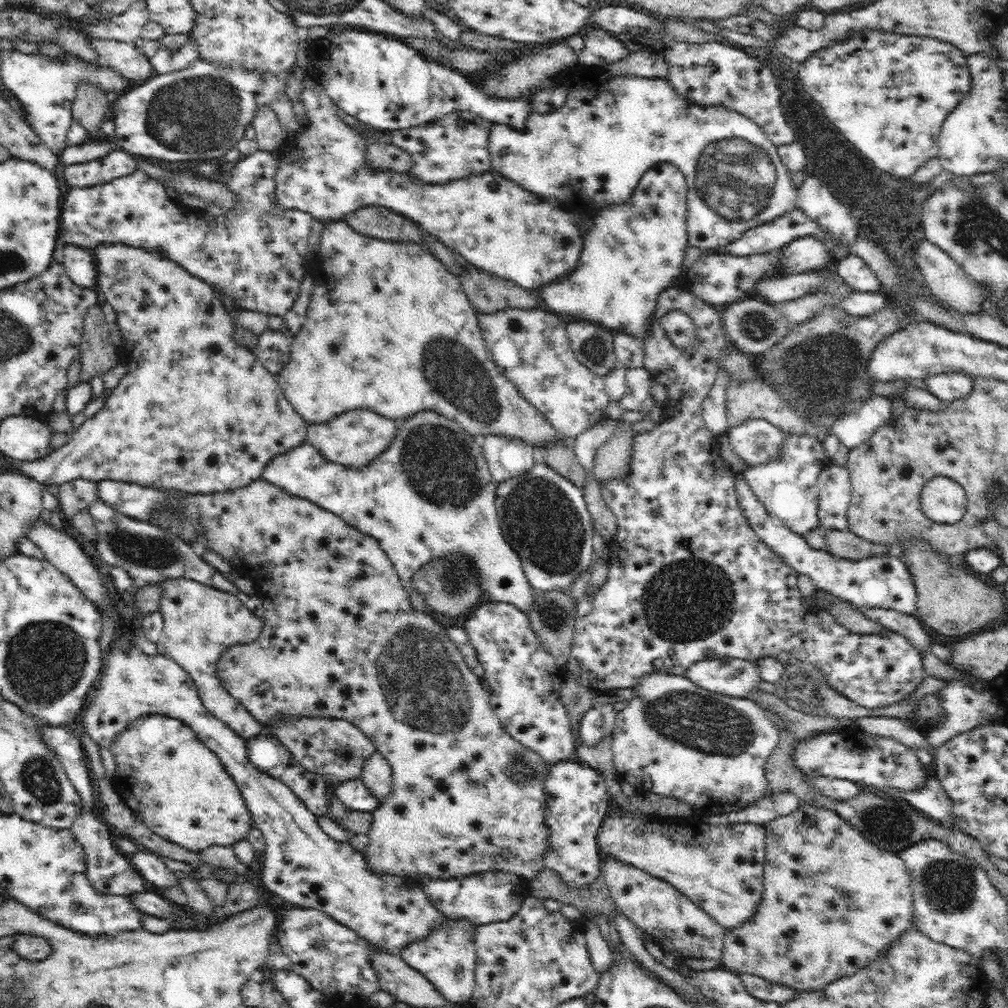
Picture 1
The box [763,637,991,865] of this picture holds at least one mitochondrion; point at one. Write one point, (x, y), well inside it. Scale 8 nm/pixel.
(889, 827)

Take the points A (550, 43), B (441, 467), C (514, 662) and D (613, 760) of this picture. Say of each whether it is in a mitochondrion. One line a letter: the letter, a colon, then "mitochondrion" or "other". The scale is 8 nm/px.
A: other
B: mitochondrion
C: other
D: other

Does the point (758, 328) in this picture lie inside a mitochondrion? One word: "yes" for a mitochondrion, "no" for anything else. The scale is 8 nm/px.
yes

